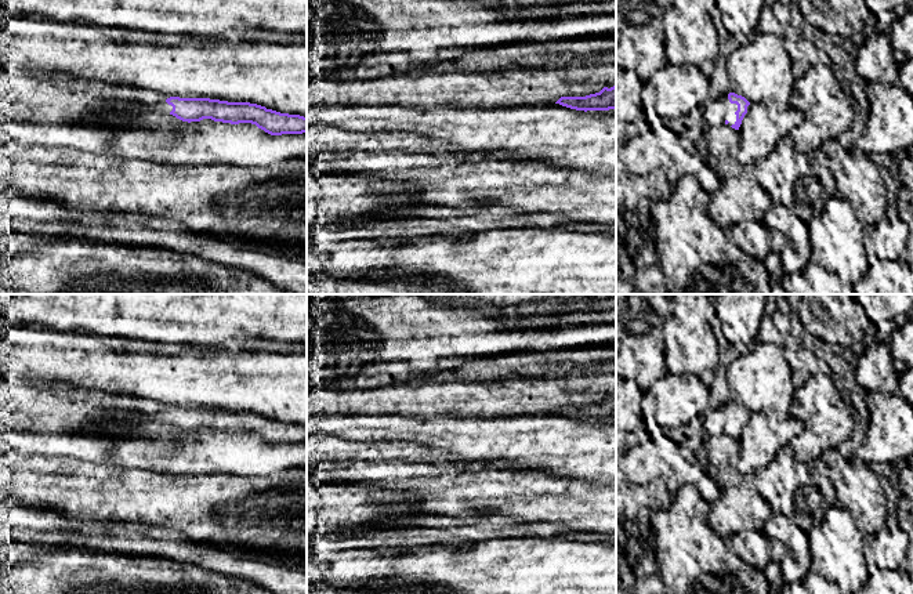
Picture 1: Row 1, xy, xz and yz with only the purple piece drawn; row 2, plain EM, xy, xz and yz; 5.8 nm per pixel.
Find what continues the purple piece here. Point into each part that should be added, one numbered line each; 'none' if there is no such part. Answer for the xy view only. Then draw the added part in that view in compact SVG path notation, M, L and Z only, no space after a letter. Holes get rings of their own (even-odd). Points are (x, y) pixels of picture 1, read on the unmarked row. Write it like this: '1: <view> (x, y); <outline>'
1: xy (162, 415); M167 406L170 408L170 406ZM162 408L156 413L146 414L149 419L163 421L163 423L170 423L173 420L173 416L166 412L167 408Z

